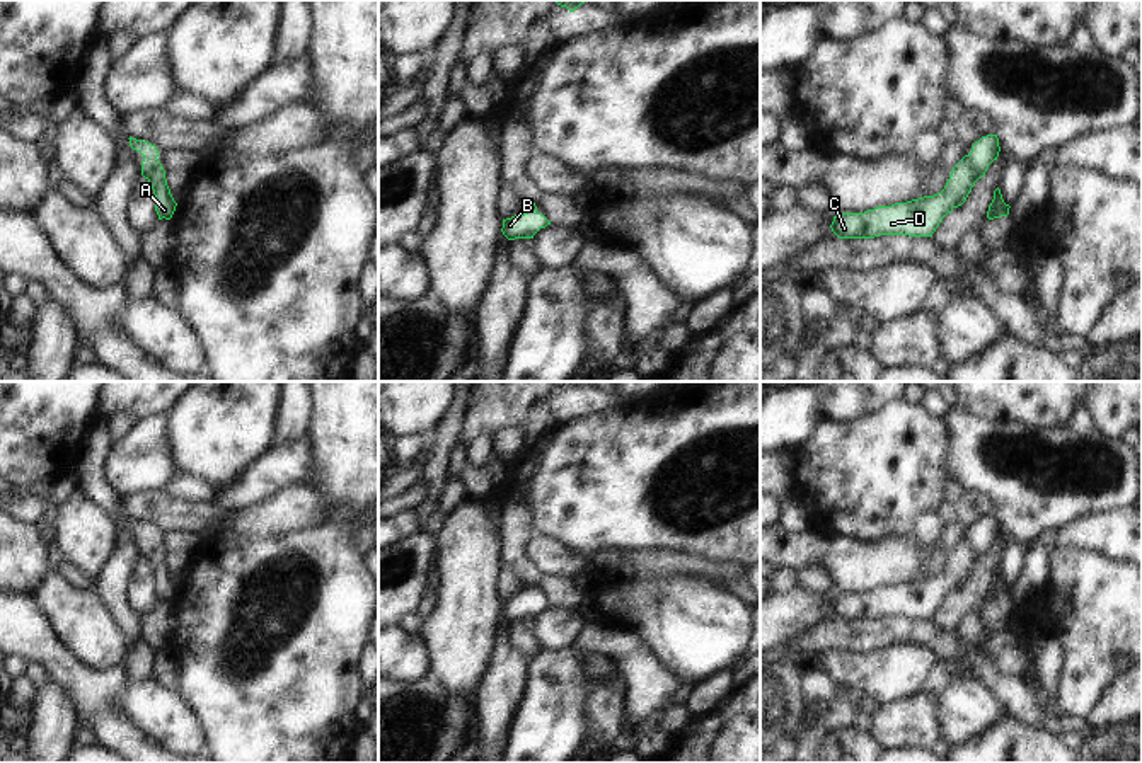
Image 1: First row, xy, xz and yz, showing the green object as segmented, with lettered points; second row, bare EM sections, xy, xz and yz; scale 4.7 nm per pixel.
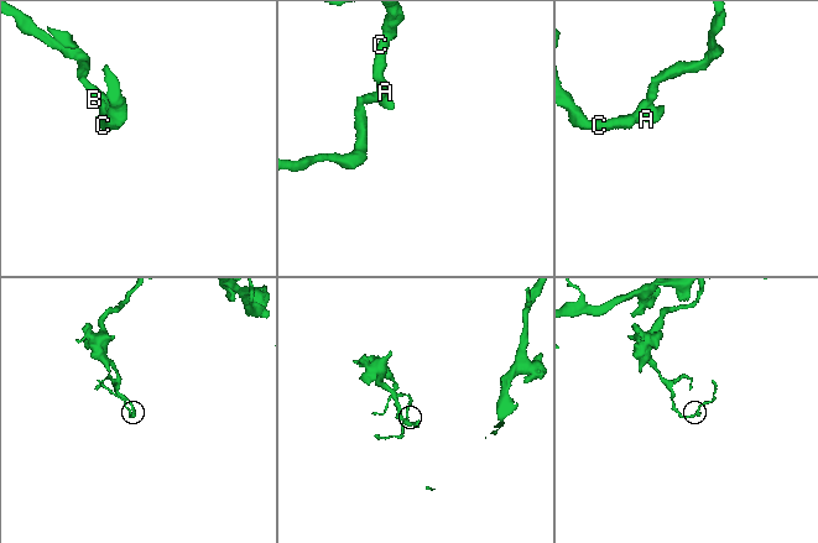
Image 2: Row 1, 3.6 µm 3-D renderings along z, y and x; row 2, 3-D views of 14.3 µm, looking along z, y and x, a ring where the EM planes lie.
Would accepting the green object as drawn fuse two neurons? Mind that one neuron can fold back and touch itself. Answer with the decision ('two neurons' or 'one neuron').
one neuron

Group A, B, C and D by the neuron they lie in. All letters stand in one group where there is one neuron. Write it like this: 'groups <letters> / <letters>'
groups A B C D

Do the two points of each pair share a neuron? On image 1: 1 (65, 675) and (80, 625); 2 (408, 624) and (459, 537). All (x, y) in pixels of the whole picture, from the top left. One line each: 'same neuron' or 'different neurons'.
1: different neurons
2: different neurons

